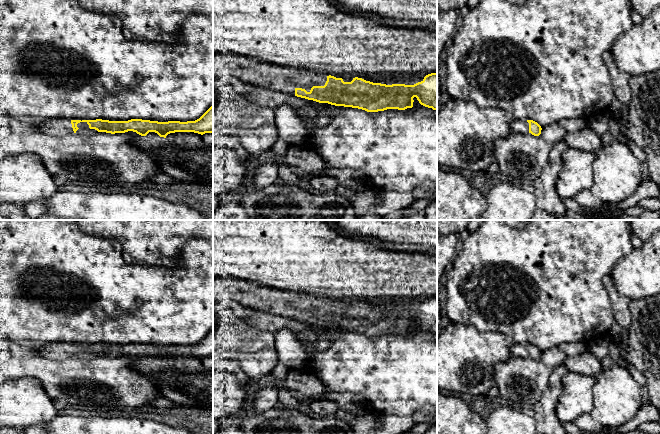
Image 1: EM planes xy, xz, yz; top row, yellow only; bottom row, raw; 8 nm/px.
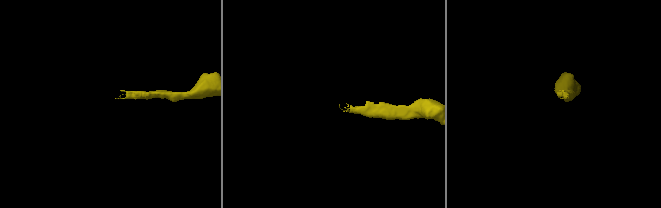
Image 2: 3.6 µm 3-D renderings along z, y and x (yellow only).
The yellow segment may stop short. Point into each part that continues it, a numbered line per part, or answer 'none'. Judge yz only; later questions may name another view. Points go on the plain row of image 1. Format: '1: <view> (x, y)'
1: yz (517, 349)

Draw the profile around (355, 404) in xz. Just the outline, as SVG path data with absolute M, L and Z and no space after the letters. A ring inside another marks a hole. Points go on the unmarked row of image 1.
M326 392L318 395L316 399L335 401L340 409L357 416L374 412L369 402L363 396L356 394L336 394L333 392Z

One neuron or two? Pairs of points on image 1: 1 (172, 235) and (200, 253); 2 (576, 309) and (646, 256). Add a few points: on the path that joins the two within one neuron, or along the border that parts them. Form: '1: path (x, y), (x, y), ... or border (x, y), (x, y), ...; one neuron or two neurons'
1: border (202, 238), (191, 238), (183, 247), (175, 265); two neurons
2: border (624, 256), (616, 263), (609, 275); two neurons

